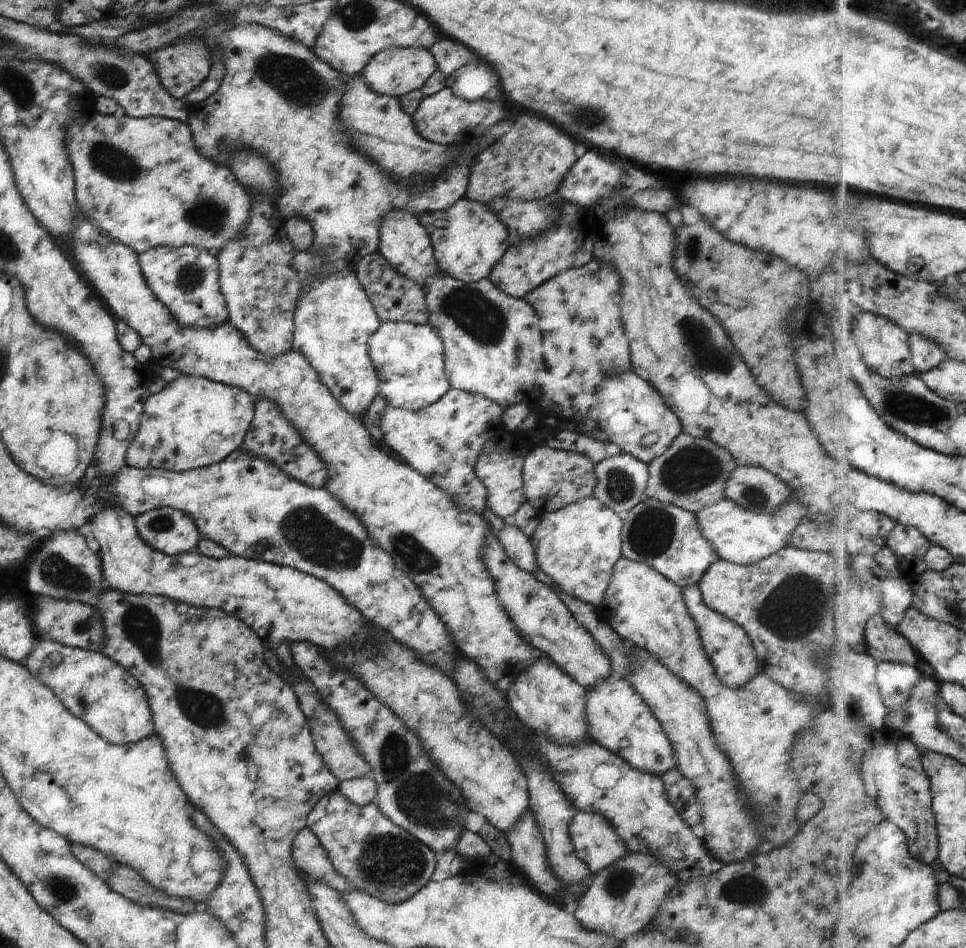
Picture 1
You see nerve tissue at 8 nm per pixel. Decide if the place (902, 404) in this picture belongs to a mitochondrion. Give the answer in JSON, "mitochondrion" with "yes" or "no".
{"mitochondrion":"yes"}

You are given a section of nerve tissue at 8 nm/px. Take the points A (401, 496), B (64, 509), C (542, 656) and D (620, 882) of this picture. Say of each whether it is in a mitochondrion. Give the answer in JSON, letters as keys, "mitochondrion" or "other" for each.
{"A":"other","B":"other","C":"other","D":"mitochondrion"}

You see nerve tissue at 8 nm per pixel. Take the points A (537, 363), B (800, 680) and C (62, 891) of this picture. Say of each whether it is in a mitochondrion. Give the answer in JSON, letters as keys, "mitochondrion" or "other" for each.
{"A":"other","B":"other","C":"mitochondrion"}

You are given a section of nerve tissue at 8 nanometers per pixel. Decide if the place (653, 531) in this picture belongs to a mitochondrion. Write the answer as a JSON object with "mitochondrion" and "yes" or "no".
{"mitochondrion":"yes"}

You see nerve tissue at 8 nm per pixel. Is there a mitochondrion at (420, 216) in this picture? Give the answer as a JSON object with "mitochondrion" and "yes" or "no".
{"mitochondrion":"no"}

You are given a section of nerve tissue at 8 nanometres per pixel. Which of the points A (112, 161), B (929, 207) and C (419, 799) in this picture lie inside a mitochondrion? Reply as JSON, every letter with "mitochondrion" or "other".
{"A":"mitochondrion","B":"other","C":"mitochondrion"}

